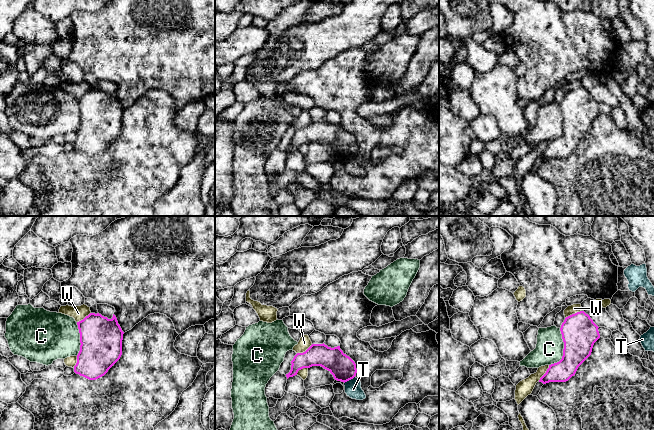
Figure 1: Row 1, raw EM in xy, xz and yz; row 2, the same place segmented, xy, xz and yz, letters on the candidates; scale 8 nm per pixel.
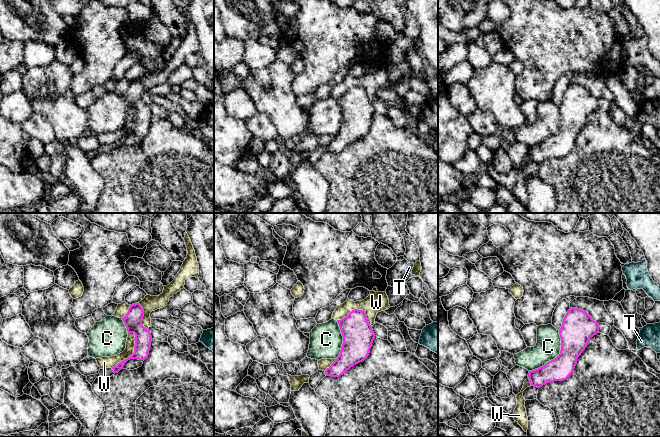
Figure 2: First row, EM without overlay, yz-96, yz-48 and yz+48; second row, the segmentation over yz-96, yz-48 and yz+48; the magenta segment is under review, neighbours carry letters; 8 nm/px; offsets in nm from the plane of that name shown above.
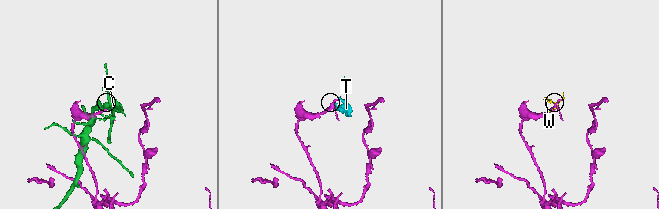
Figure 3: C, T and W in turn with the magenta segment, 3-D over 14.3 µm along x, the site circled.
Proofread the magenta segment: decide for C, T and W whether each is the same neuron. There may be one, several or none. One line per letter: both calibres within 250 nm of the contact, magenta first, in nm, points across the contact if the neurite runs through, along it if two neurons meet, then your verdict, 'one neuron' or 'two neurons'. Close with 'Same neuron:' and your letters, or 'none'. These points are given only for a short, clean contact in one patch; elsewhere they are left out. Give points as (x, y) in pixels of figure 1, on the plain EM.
C: 280 nm thick on the magenta side, 220 nm on the other; two neurons
T: 200 nm thick on the magenta side, 130 nm on the other; border along xz (354, 152), (344, 159); two neurons
W: 280 nm thick on the magenta side, 70 nm on the other; two neurons
Same neuron: none

